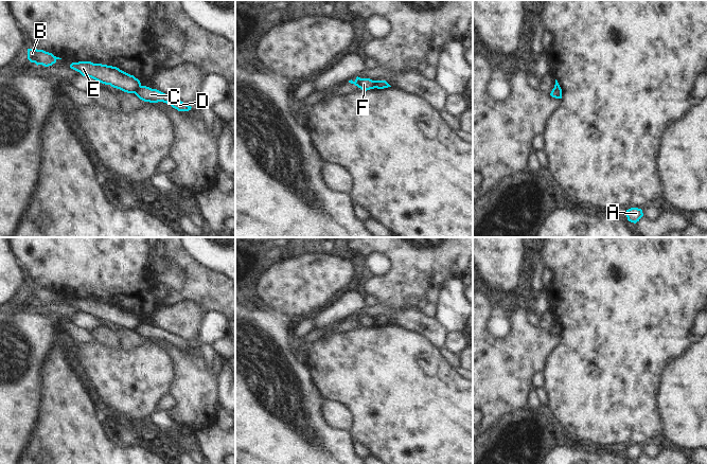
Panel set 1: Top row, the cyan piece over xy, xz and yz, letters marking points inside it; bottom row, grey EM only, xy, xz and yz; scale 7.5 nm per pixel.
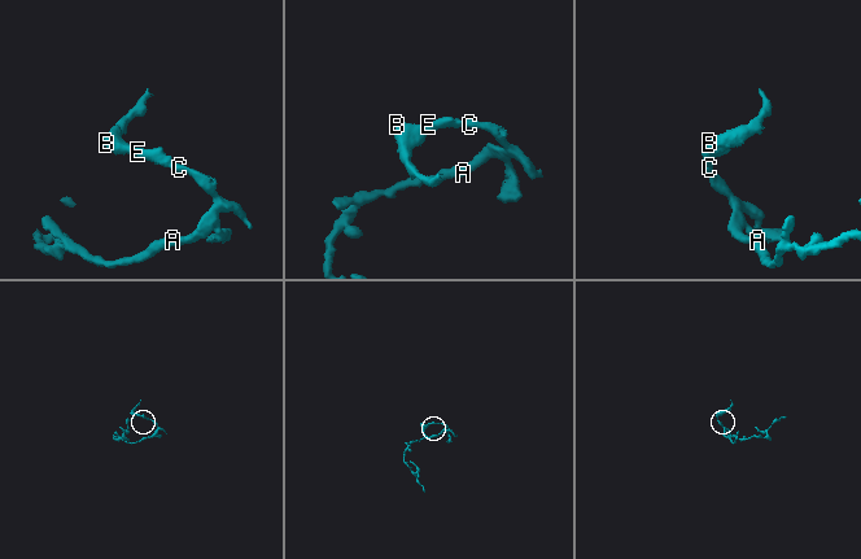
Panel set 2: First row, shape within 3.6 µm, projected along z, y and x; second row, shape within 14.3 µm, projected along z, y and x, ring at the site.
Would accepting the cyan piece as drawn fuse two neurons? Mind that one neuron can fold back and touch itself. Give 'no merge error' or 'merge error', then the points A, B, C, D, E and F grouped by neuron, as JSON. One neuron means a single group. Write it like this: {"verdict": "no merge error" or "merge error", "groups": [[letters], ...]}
{"verdict": "merge error", "groups": [["A", "C", "D"], ["B", "E", "F"]]}

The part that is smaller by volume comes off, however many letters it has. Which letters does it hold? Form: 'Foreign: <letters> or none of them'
Foreign: B, E, F

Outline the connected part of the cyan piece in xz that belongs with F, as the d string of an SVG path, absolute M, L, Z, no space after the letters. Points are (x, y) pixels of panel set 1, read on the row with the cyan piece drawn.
M357 76L354 82L351 79L349 81L349 83L354 84L358 88L360 88L363 91L367 91L367 90L375 88L375 81L372 81L370 78L360 78Z

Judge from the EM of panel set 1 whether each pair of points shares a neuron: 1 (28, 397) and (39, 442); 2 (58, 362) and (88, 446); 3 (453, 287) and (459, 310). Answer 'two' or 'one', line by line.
1: two
2: one
3: one

